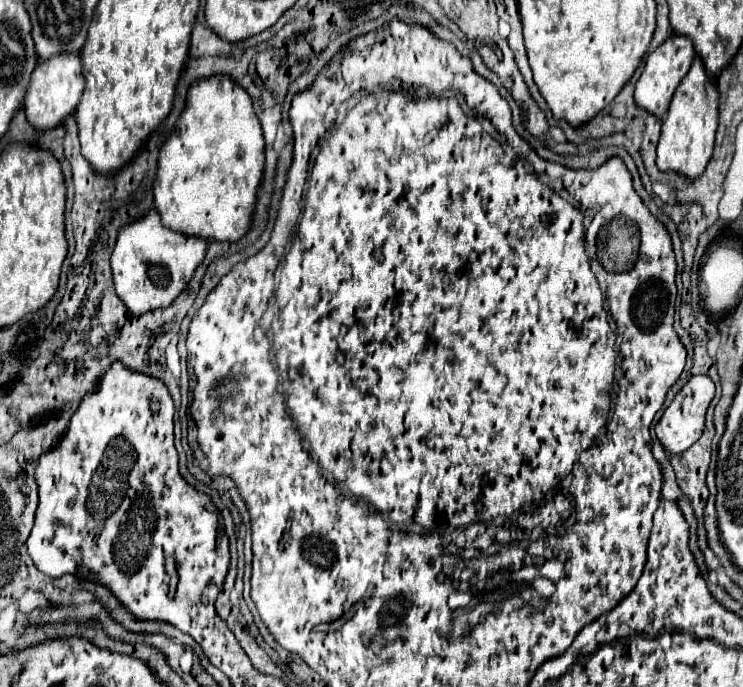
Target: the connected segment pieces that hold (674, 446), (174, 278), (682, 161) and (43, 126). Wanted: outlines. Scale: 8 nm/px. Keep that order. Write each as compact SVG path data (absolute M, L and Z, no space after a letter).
M706 375L690 377L690 381L674 397L670 407L664 411L660 423L656 425L656 435L662 441L666 451L670 451L670 453L684 453L688 447L692 447L702 437L706 409L708 409L712 397L714 397L714 383Z
M156 209L146 211L142 219L136 219L118 231L118 239L110 257L116 295L134 315L168 307L184 291L196 267L202 263L206 243L208 241L202 237L184 235L164 227Z
M696 55L690 71L678 85L668 113L662 119L662 135L658 141L658 169L678 171L690 179L704 173L714 147L714 135L718 127L718 89L714 79L706 73L702 59Z
M78 53L54 55L52 59L38 61L38 67L34 69L30 87L24 97L24 111L30 125L38 131L46 131L62 125L66 115L70 115L76 109L82 91L84 91L84 75L82 75L82 61Z

